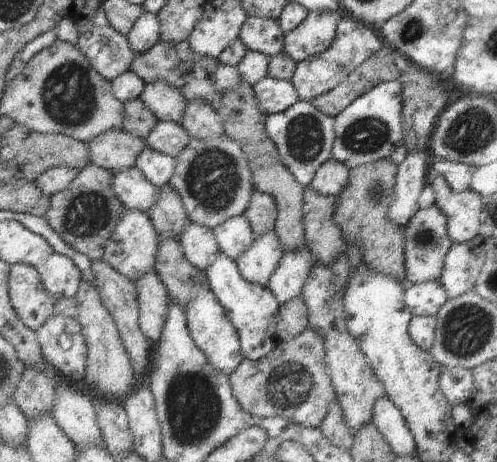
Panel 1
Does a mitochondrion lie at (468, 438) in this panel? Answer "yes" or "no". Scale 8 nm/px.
no

